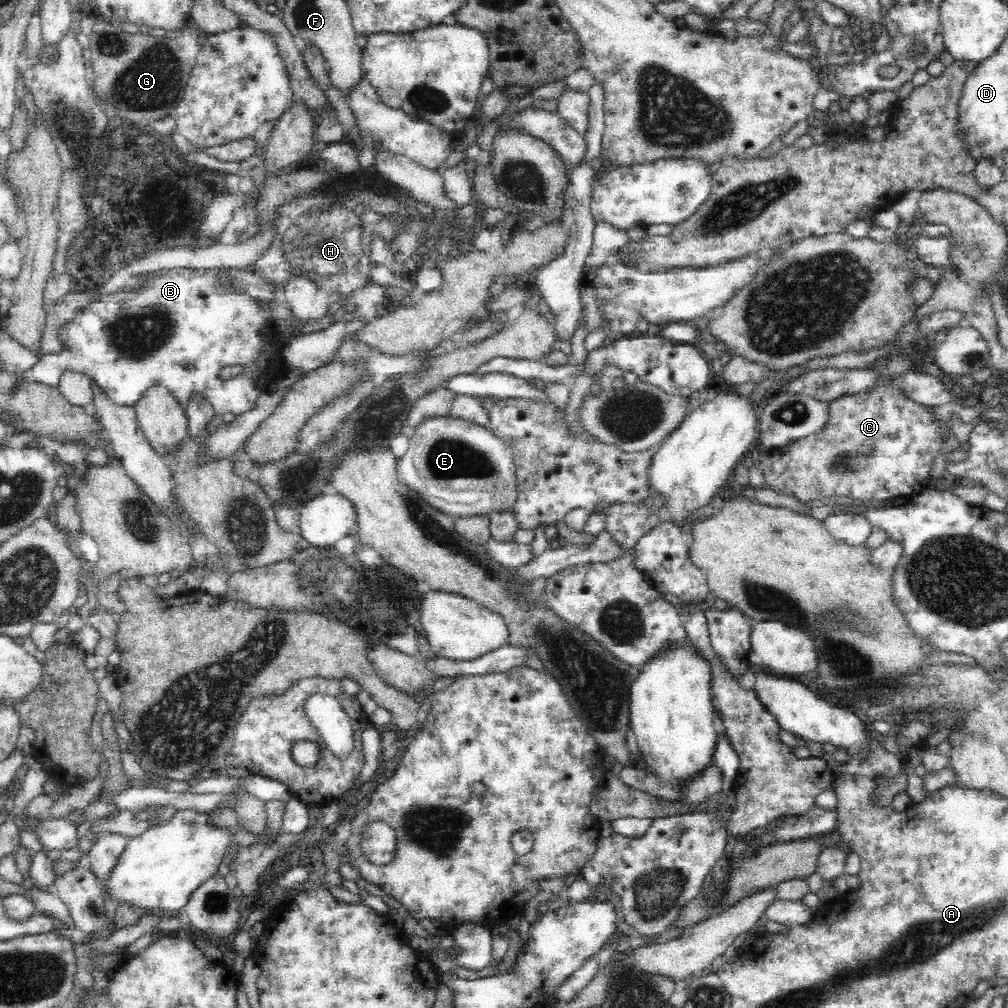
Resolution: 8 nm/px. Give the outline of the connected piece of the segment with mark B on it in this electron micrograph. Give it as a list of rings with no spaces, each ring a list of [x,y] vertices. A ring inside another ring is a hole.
[[[162,268],[134,294],[124,292],[122,288],[114,293],[100,294],[95,301],[82,308],[75,318],[56,332],[57,345],[62,346],[62,350],[58,354],[44,354],[32,368],[23,372],[22,381],[56,387],[61,374],[66,369],[72,369],[88,375],[93,384],[104,389],[112,402],[124,408],[133,407],[146,390],[161,384],[171,391],[182,407],[190,402],[190,396],[201,396],[209,401],[216,415],[227,417],[230,412],[238,415],[256,406],[265,381],[282,374],[282,367],[276,359],[278,350],[271,354],[265,369],[258,369],[254,361],[262,346],[273,340],[267,332],[270,316],[266,303],[260,305],[260,300],[246,291],[230,287],[228,277],[220,273],[220,269]],[[236,364],[243,366],[238,376],[229,380],[220,379],[218,374],[224,366]]]

